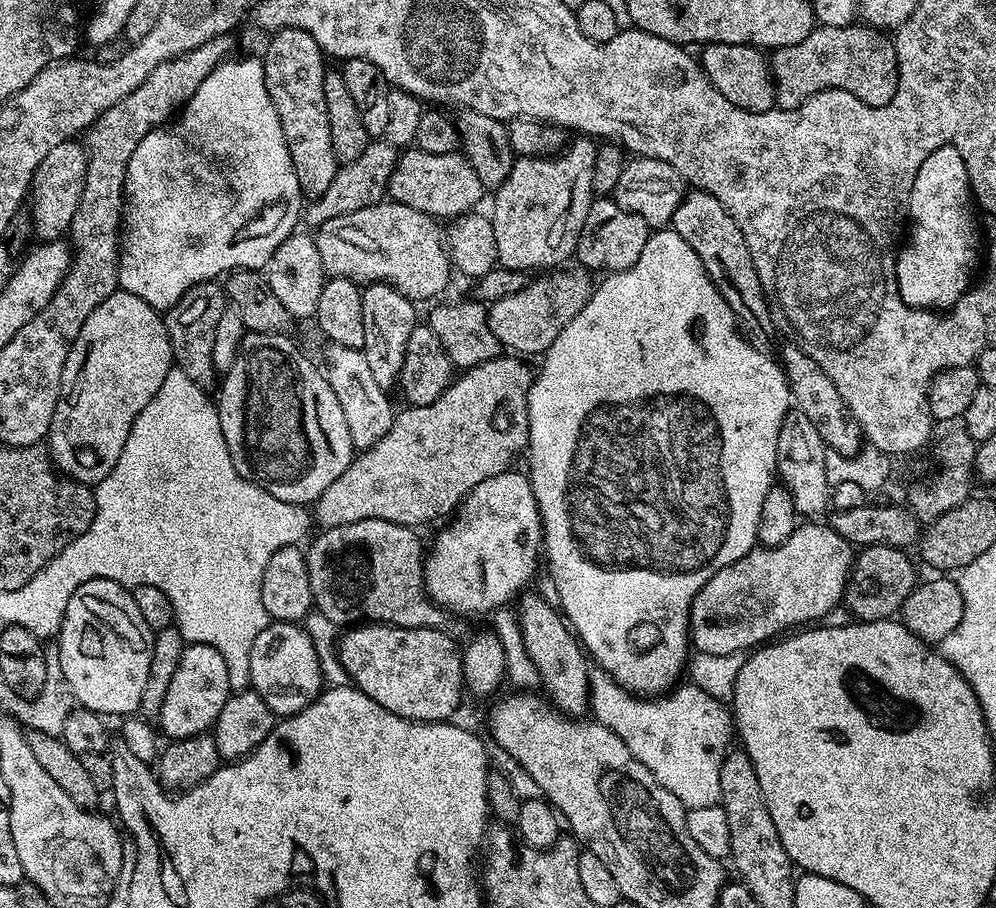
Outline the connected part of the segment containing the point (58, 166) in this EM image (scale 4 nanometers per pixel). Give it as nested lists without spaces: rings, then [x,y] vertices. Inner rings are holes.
[[[70,139],[54,146],[50,154],[46,154],[42,162],[38,162],[37,170],[32,174],[26,204],[27,207],[28,204],[32,207],[30,228],[37,241],[47,242],[61,239],[72,227],[72,219],[80,205],[88,169],[88,154],[85,145],[76,143],[80,142]]]

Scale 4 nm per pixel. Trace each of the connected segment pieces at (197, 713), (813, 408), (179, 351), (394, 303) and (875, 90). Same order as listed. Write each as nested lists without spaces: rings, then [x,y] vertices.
[[[185,643],[182,658],[178,658],[178,670],[174,670],[166,698],[162,698],[159,731],[163,735],[165,732],[169,741],[205,735],[215,725],[218,714],[222,714],[222,706],[226,706],[232,691],[230,674],[226,674],[226,658],[214,646]]]
[[[795,342],[788,345],[780,352],[784,377],[788,379],[788,390],[795,407],[810,418],[811,424],[818,430],[822,442],[828,450],[841,452],[844,456],[855,456],[861,451],[860,444],[865,443],[864,432],[858,426],[854,414],[842,402],[842,394],[838,394],[838,386],[830,382],[830,374],[810,358],[810,354],[802,351]]]
[[[216,282],[196,284],[174,307],[167,309],[164,316],[175,367],[181,368],[195,384],[201,386],[208,386],[214,377],[214,330],[218,330],[218,318],[222,318],[226,307],[225,289],[218,285]]]
[[[377,282],[362,291],[362,326],[366,333],[362,351],[370,365],[370,374],[374,374],[374,382],[385,390],[397,387],[402,362],[406,358],[406,342],[410,342],[410,334],[418,323],[416,308],[417,305],[407,300],[393,284]]]
[[[853,22],[846,26],[817,26],[800,44],[775,49],[770,56],[772,83],[776,85],[776,108],[802,106],[815,92],[827,88],[846,90],[877,108],[886,106],[898,90],[896,45],[879,28]]]

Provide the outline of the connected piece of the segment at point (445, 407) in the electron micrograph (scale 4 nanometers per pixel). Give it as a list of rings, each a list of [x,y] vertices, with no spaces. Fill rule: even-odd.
[[[501,354],[489,361],[484,361],[480,365],[461,371],[459,375],[453,379],[448,385],[445,392],[441,394],[434,402],[430,402],[426,406],[404,406],[404,409],[397,411],[392,418],[392,428],[386,434],[382,434],[382,438],[378,442],[374,442],[374,446],[363,449],[353,459],[352,465],[343,472],[338,478],[334,478],[334,482],[330,482],[330,486],[326,486],[326,490],[322,490],[322,494],[314,501],[314,520],[321,529],[333,528],[334,526],[346,526],[350,522],[362,522],[363,520],[385,520],[386,522],[394,522],[395,524],[404,524],[407,528],[415,529],[416,524],[428,524],[431,520],[436,520],[439,516],[448,518],[455,513],[460,507],[461,500],[467,496],[470,490],[474,490],[474,486],[478,486],[478,482],[486,482],[486,478],[490,478],[494,474],[502,474],[509,471],[513,467],[512,459],[516,455],[523,453],[528,446],[528,391],[534,379],[533,369],[528,369],[524,364],[525,361],[516,354]]]

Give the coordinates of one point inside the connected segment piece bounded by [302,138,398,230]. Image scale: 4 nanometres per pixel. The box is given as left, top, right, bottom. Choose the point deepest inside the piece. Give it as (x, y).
(363, 181)

